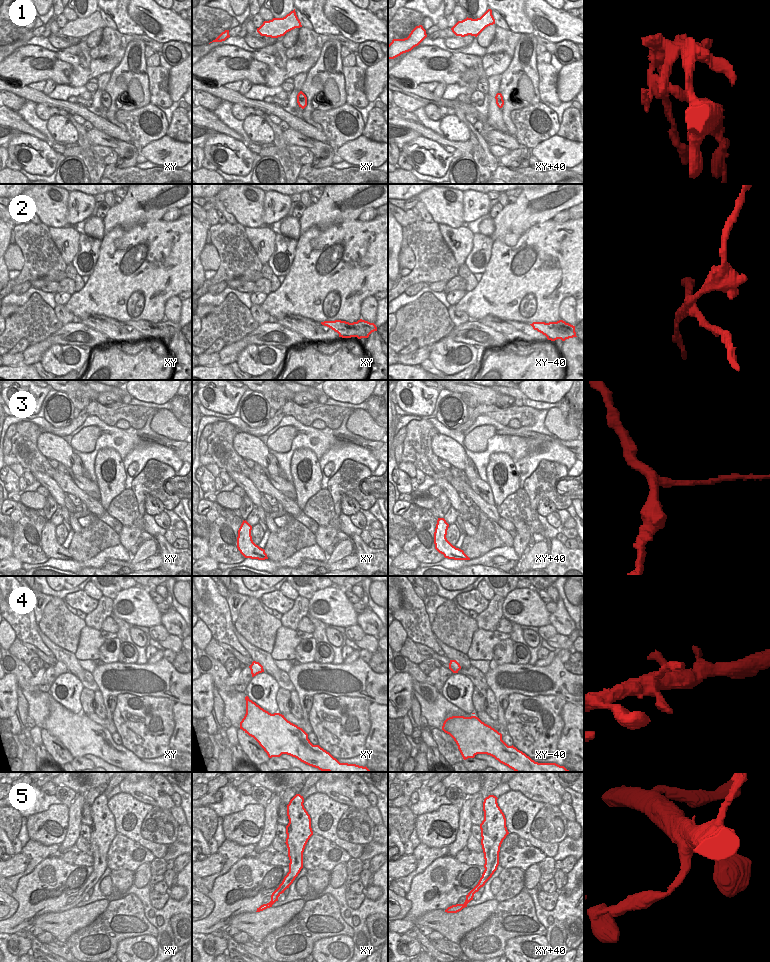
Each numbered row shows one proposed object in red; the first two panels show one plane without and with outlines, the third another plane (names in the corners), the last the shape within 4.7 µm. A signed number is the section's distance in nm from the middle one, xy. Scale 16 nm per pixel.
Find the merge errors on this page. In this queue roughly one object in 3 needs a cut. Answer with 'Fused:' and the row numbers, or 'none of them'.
Fused: 1, 2, 5

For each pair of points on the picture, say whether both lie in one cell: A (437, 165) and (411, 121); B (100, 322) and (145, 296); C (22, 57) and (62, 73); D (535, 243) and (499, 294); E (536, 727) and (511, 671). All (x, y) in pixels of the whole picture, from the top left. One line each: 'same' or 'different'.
A: different
B: different
C: same
D: same
E: different

